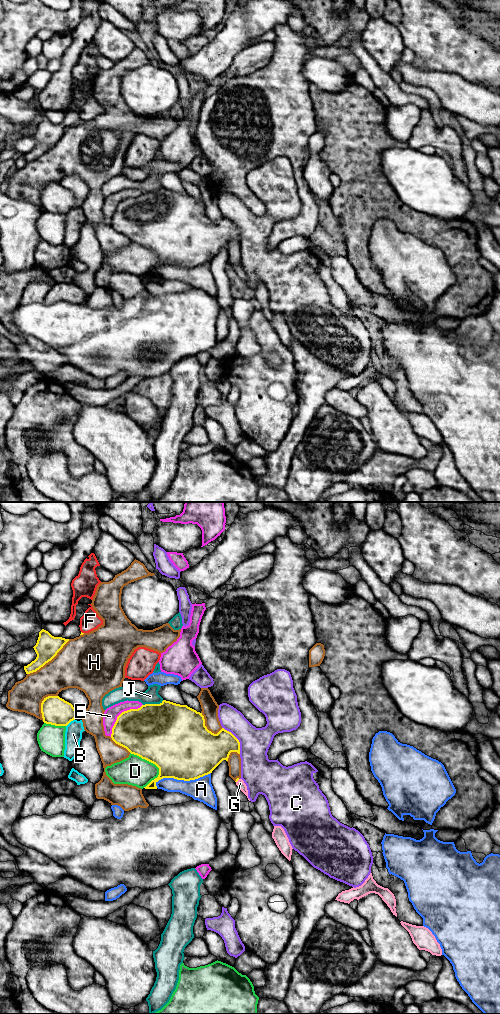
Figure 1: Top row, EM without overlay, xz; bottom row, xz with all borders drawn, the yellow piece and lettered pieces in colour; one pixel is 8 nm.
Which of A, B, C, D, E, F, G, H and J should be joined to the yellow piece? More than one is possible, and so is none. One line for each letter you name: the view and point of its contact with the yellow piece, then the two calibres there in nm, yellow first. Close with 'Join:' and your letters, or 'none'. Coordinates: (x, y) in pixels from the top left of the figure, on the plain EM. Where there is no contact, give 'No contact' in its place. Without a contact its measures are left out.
G: Touches yellow at xz (237, 268). Thickness 20 nm (yellow) against 70 nm
Join: G

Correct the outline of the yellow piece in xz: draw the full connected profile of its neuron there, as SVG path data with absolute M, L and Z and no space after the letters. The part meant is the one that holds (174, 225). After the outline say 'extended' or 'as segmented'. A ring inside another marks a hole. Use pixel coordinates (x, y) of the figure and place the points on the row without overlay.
M170 189L160 192L145 192L138 197L122 200L112 216L112 228L131 242L145 247L159 256L159 263L145 277L157 277L156 271L163 266L195 268L212 259L223 249L228 249L231 240L240 242L240 230L222 216L217 222L205 214L202 201Z; as segmented

